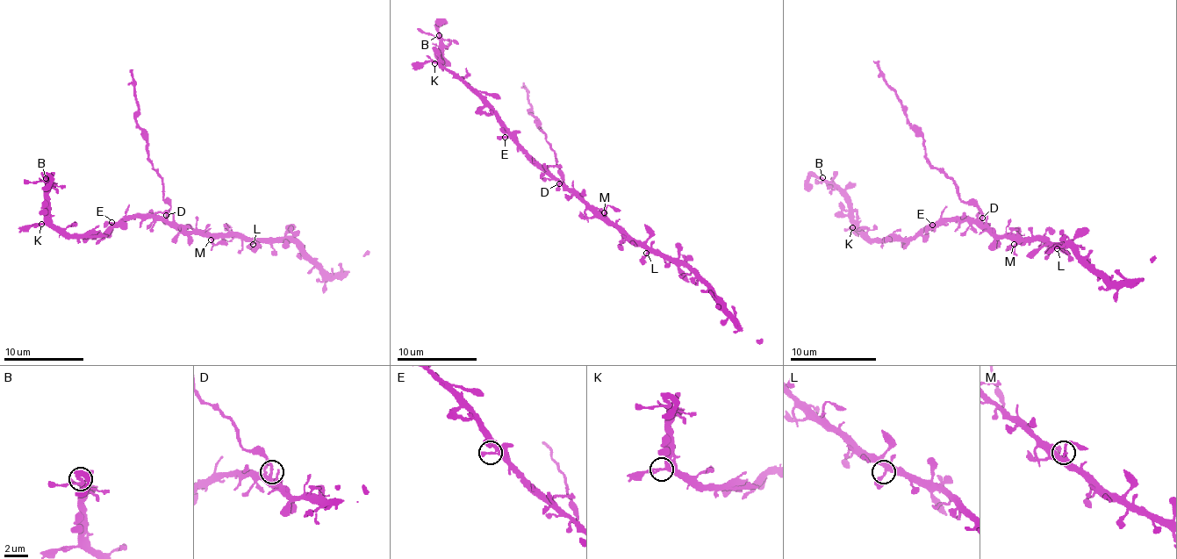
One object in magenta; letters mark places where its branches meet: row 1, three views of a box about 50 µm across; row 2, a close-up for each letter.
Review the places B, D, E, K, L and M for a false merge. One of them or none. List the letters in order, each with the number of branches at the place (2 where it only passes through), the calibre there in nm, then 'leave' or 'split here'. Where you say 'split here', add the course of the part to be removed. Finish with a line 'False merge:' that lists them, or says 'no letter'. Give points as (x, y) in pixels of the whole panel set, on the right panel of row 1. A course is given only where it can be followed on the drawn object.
B: branches 4; calibre 240 nm; leave
D: branches 4; calibre 260 nm; split here; course (981, 218), (979, 210), (960, 199), (958, 186), (926, 156), (923, 137), (906, 117), (898, 94), (874, 61)
E: branches 2; calibre 360 nm; leave
K: branches 3; calibre 280 nm; leave
L: branches 4; calibre 360 nm; leave
M: branches 4; calibre 280 nm; leave
False merge: D

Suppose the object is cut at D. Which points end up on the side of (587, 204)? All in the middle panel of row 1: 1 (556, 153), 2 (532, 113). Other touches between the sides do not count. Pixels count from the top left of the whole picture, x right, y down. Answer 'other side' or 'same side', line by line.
1: other side
2: other side

